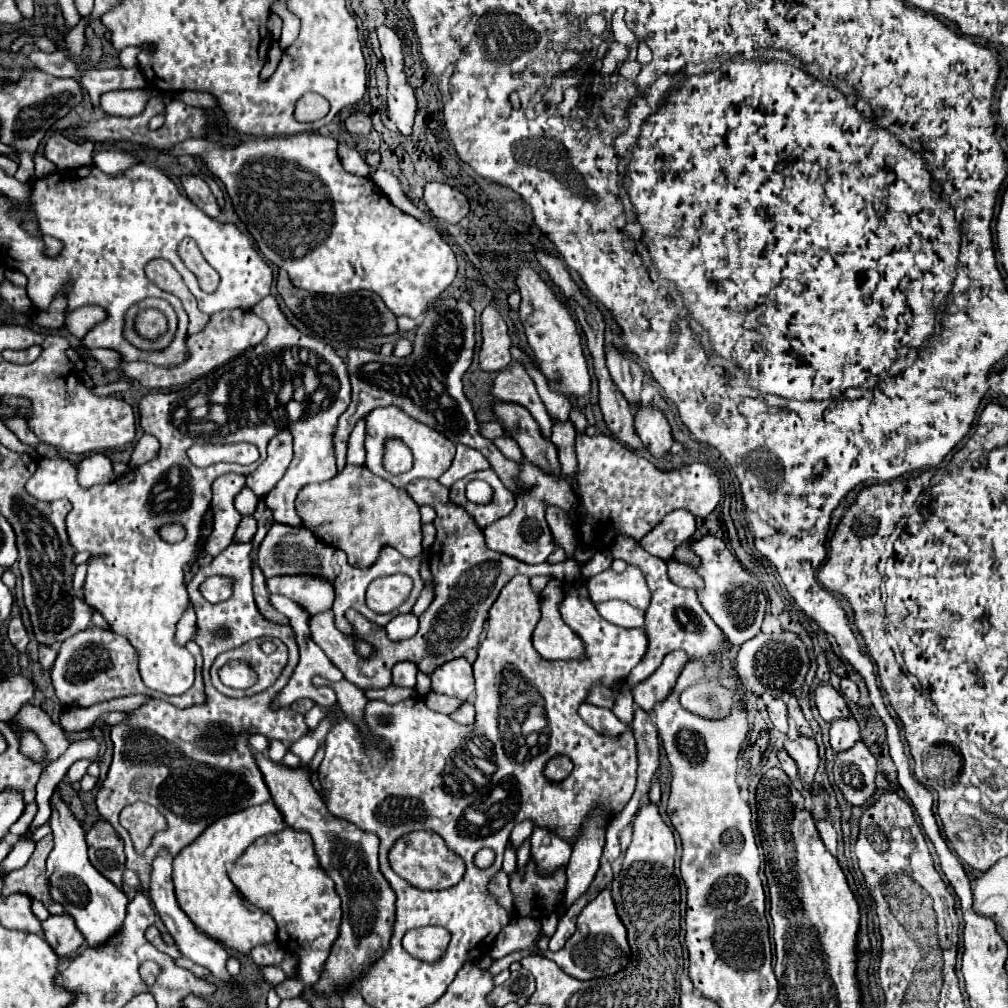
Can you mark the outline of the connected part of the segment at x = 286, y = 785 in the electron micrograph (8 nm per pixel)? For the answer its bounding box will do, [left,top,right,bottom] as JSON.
[256,747,394,994]

